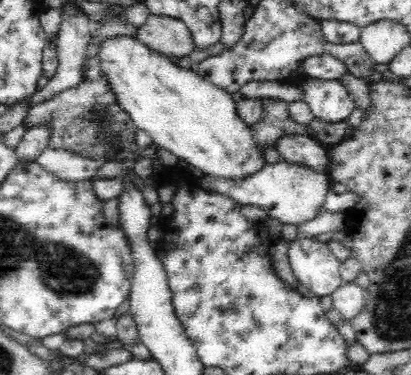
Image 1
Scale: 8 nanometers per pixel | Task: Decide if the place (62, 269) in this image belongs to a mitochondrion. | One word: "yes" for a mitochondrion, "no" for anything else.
yes

